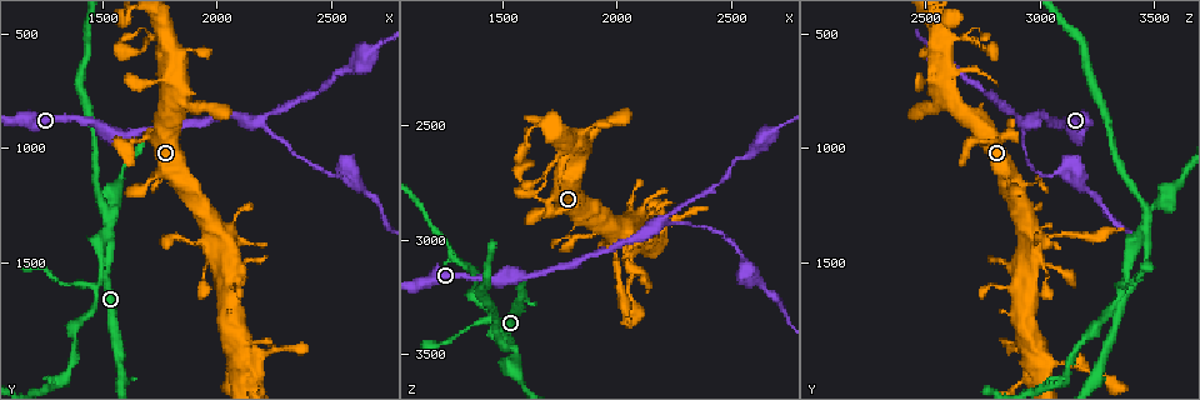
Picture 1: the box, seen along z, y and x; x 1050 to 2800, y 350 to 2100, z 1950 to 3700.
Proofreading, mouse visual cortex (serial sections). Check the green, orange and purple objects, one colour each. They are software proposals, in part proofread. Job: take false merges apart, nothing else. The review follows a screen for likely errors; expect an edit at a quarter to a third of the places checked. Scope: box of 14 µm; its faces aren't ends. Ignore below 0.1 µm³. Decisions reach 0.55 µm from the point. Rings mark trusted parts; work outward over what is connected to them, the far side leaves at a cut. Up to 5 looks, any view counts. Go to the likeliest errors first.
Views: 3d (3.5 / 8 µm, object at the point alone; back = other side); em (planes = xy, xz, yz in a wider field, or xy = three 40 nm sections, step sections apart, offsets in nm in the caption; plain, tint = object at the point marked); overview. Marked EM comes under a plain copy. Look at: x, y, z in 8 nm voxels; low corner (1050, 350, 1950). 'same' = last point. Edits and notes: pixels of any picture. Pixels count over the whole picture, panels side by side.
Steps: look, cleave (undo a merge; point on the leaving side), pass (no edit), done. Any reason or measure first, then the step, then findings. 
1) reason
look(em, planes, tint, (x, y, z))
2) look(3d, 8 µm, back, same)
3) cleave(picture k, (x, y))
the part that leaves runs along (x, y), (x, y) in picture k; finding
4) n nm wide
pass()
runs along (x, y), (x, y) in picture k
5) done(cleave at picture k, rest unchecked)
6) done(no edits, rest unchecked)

three-way junction
look(3d, 3.5 µm, (1530, 1390, 3460))

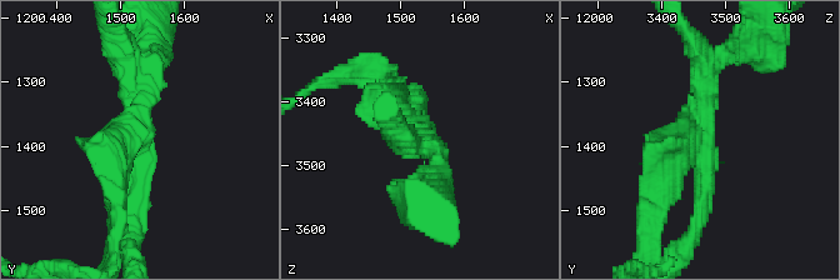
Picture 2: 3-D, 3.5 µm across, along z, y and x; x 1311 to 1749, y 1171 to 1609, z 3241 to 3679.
cleave(picture 2, (664, 165))
two cells meet here

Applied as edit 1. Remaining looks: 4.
redraw
look(overview)

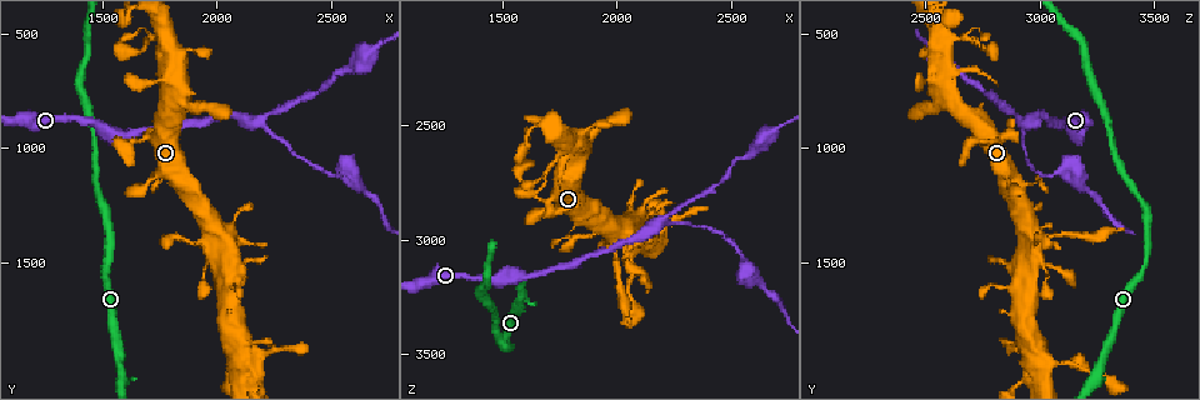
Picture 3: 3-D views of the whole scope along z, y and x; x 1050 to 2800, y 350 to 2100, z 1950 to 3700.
three-way junction
look(3d, 3.5 µm, (2200, 890, 2930))

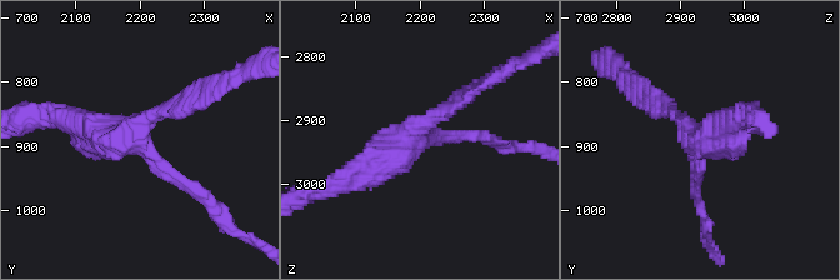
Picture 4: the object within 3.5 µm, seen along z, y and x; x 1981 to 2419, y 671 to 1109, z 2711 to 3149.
look(em, xy, step 3, tint, (2195, 895, 2930))

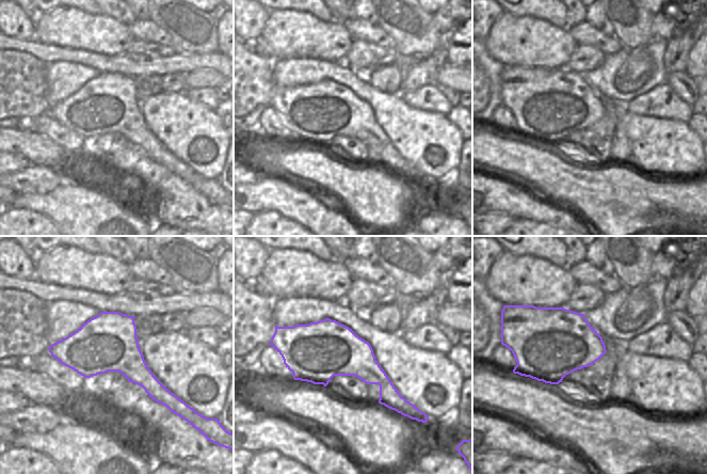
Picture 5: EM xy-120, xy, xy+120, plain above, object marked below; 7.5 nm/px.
440 nm wide
pass()
runs along (66, 119), (135, 141), (204, 195) in picture 4; continuous, no second cell

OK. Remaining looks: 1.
done(cleave at picture 2, rest unchecked)

